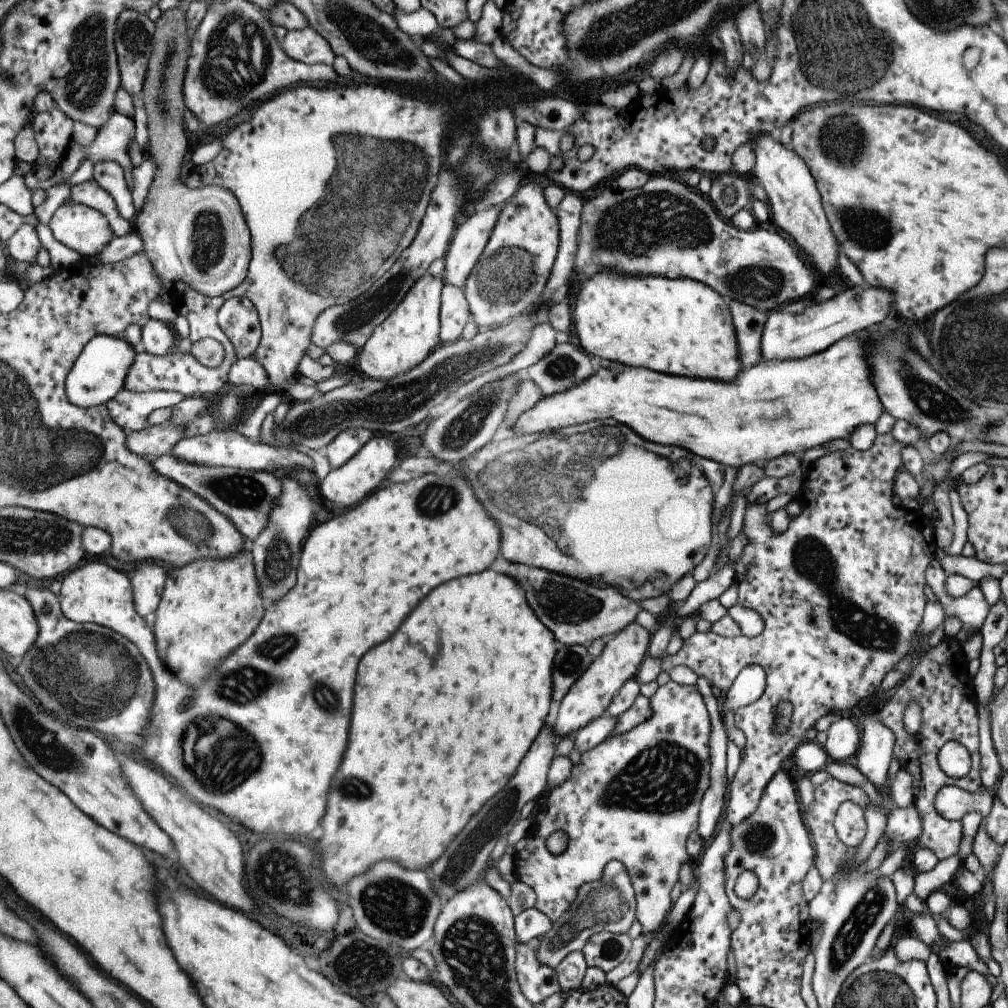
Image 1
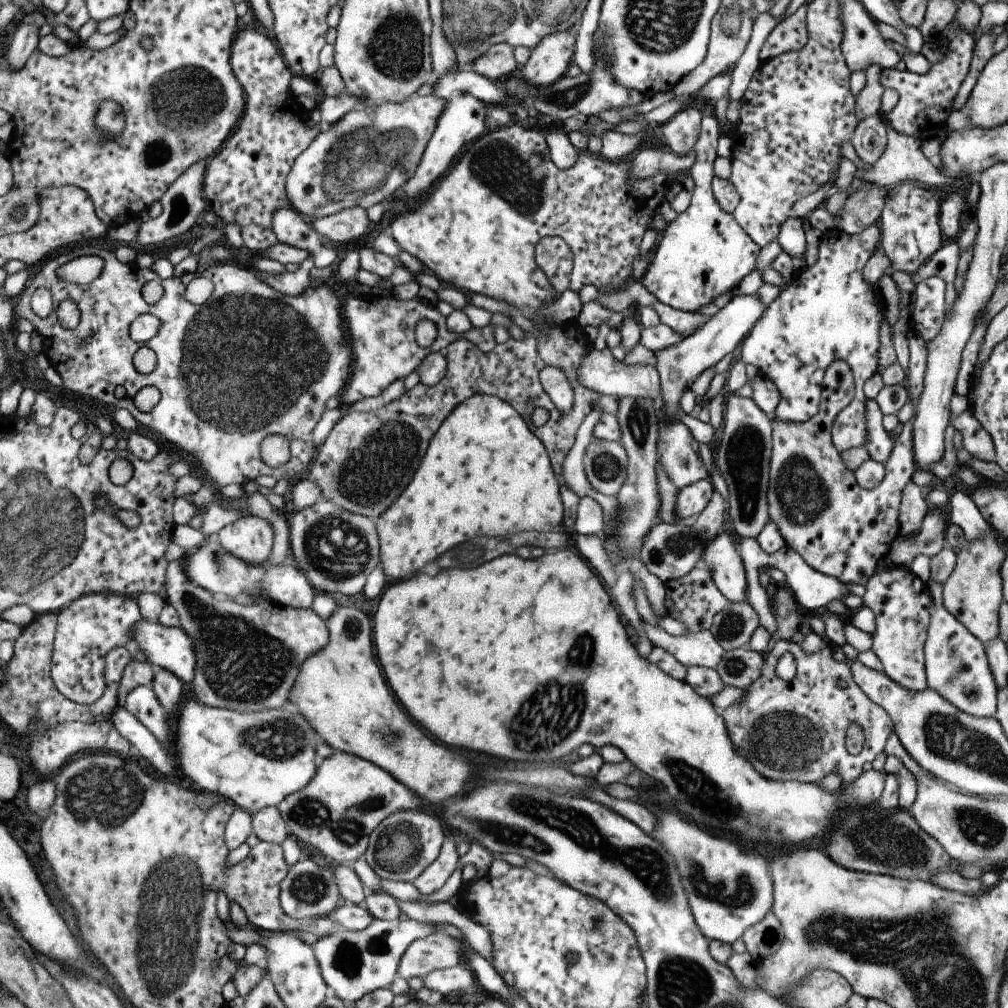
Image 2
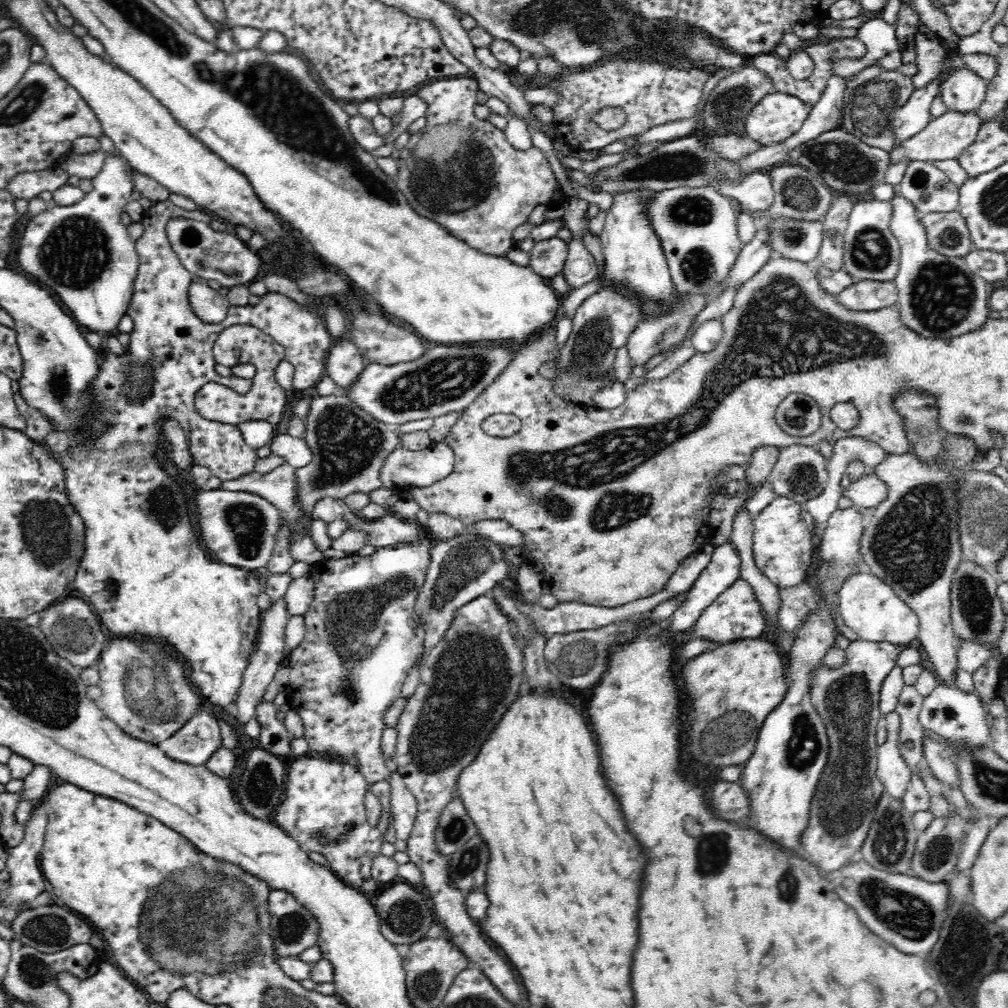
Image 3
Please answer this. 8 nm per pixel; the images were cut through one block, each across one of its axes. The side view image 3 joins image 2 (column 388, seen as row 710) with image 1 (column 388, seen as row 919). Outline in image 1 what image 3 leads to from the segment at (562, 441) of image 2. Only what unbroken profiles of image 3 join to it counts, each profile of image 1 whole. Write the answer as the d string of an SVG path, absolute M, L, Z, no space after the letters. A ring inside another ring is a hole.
M373 436L371 442L367 442L363 446L363 450L353 458L349 460L343 468L339 470L331 470L329 476L319 484L321 488L321 498L327 498L335 504L343 504L343 506L355 506L363 500L367 500L371 496L371 492L377 492L379 484L387 478L387 474L391 474L393 466L399 464L397 462L397 446L393 440L389 440L387 436L381 438L381 436Z

